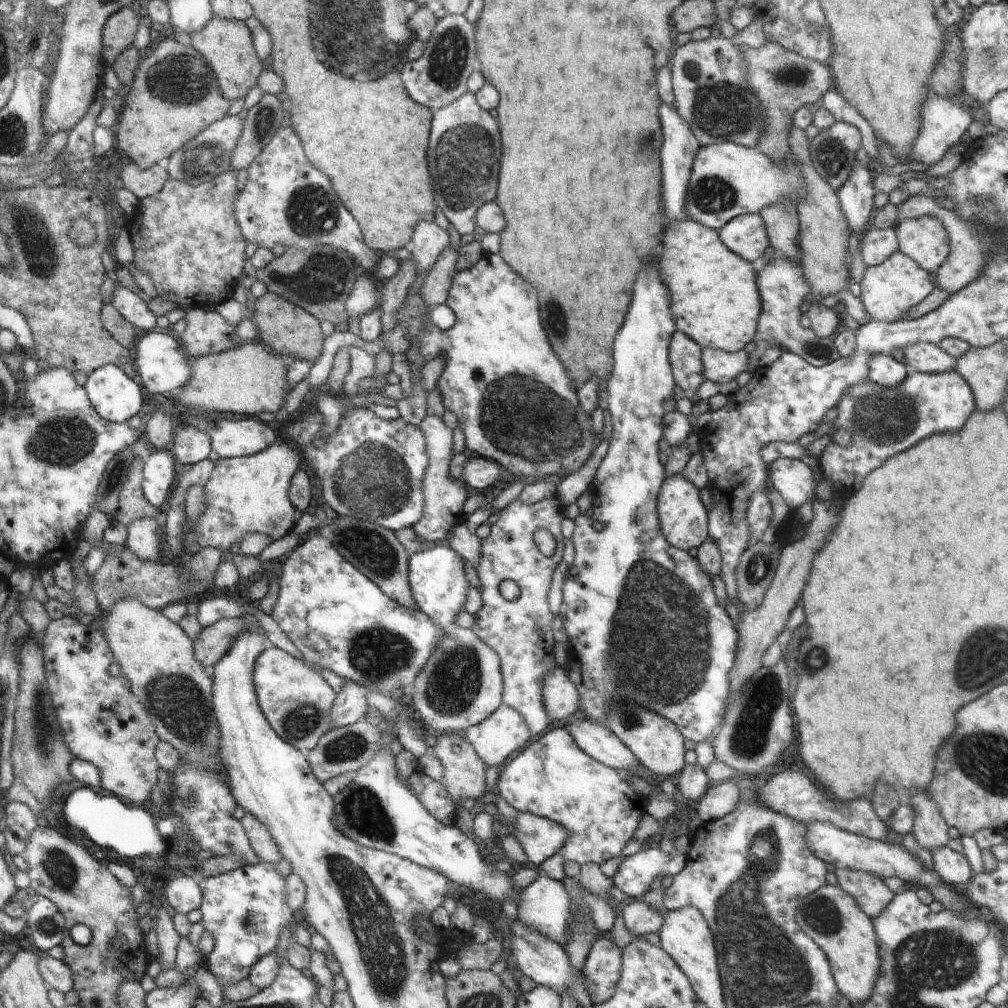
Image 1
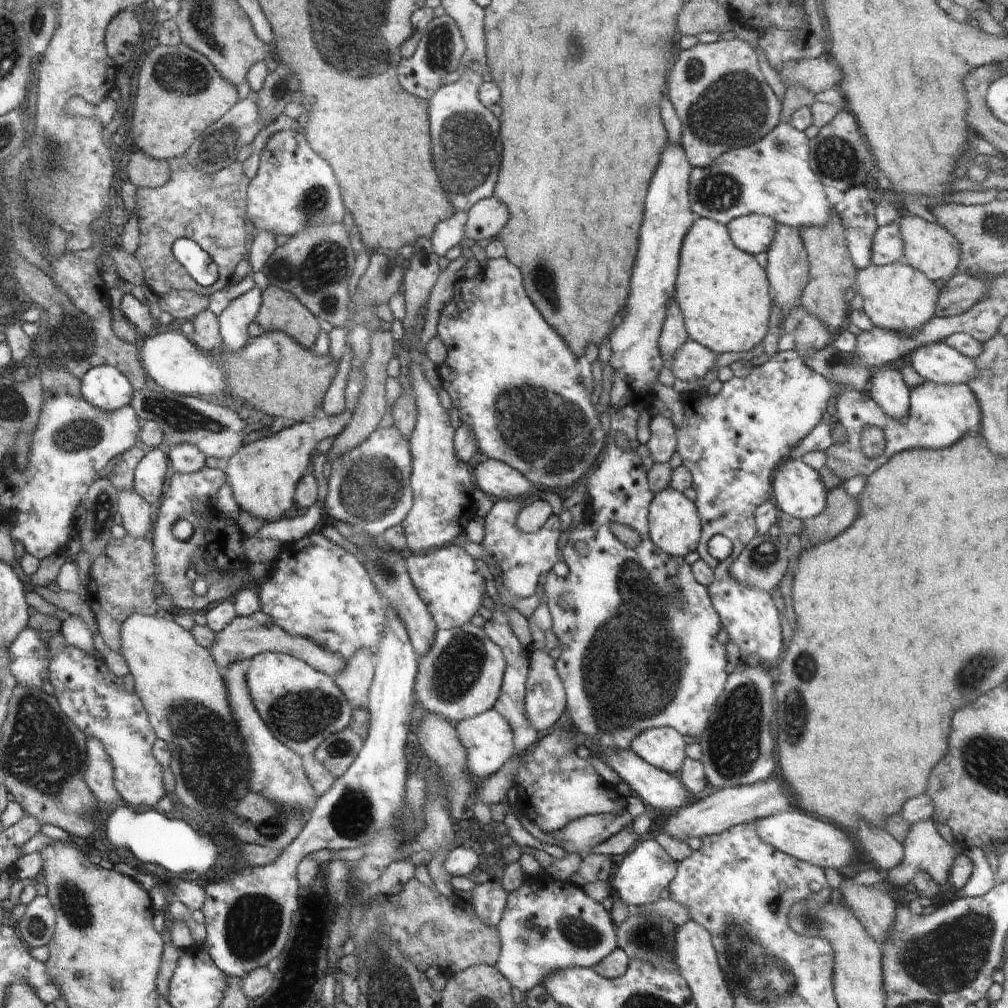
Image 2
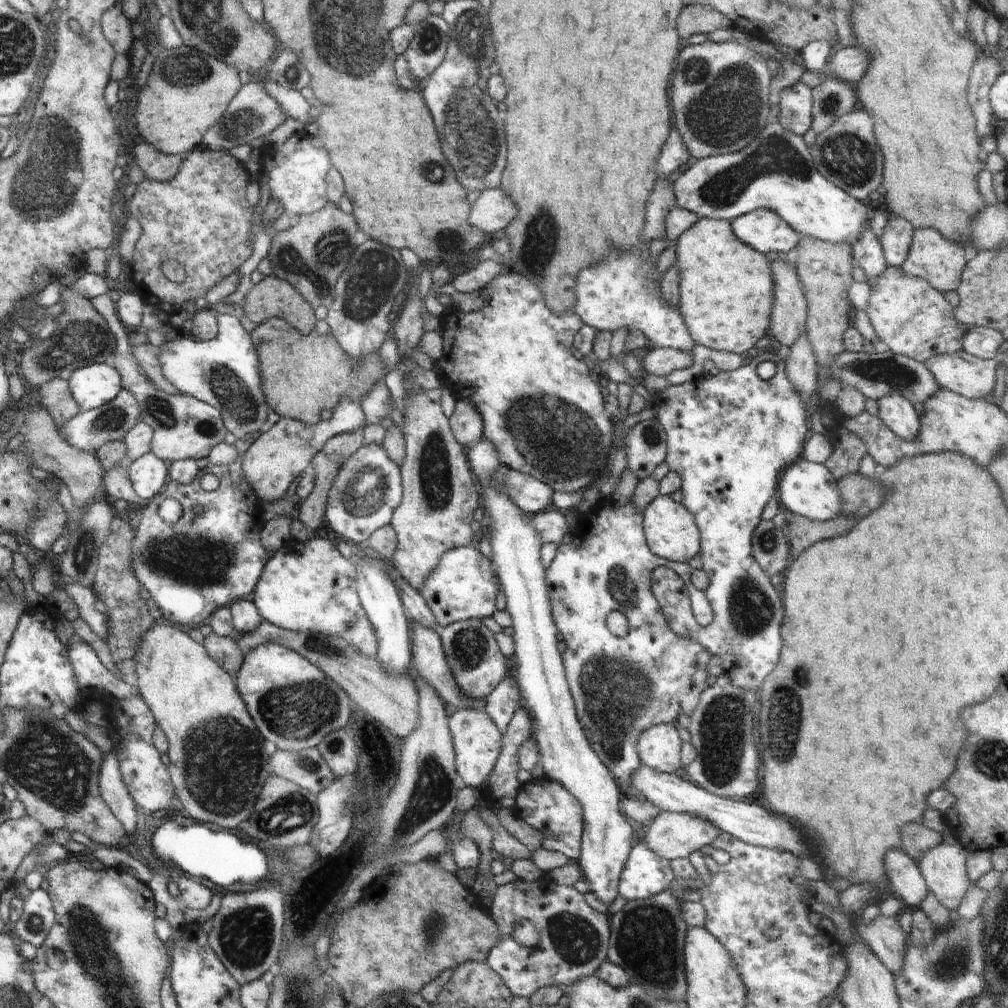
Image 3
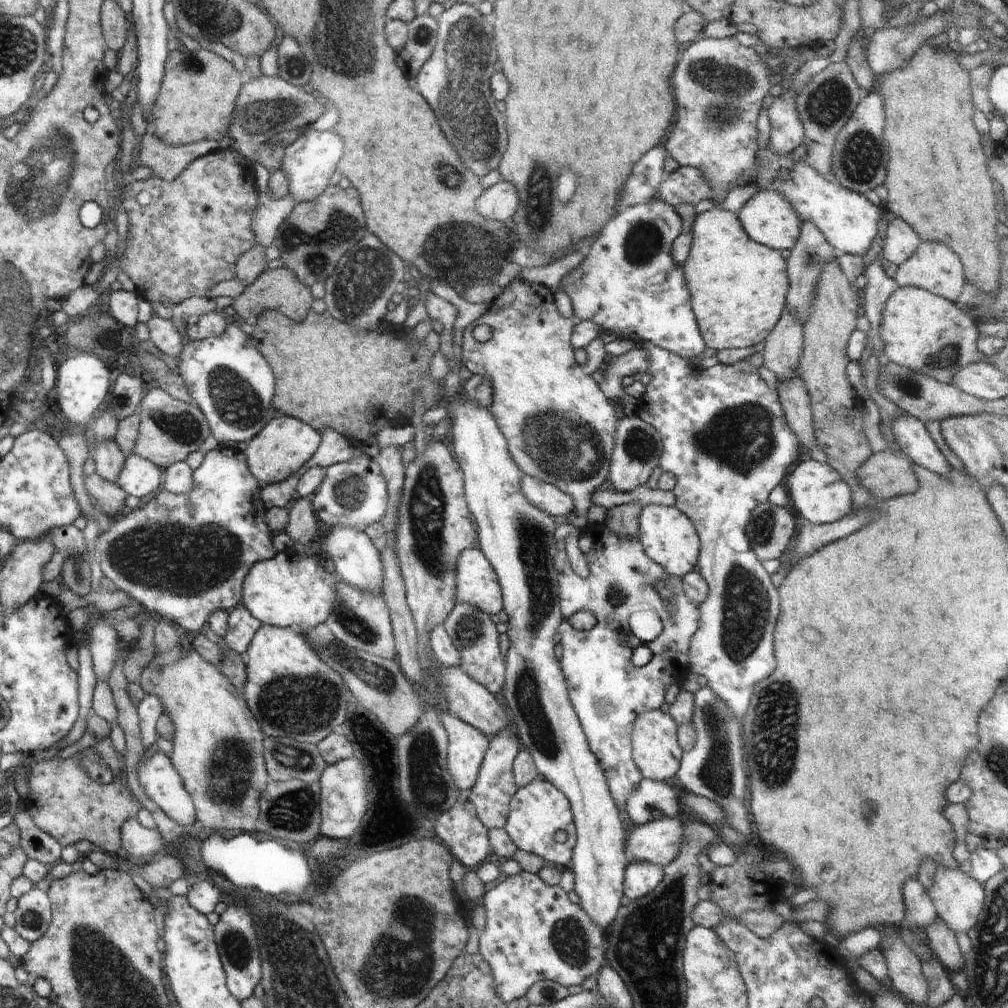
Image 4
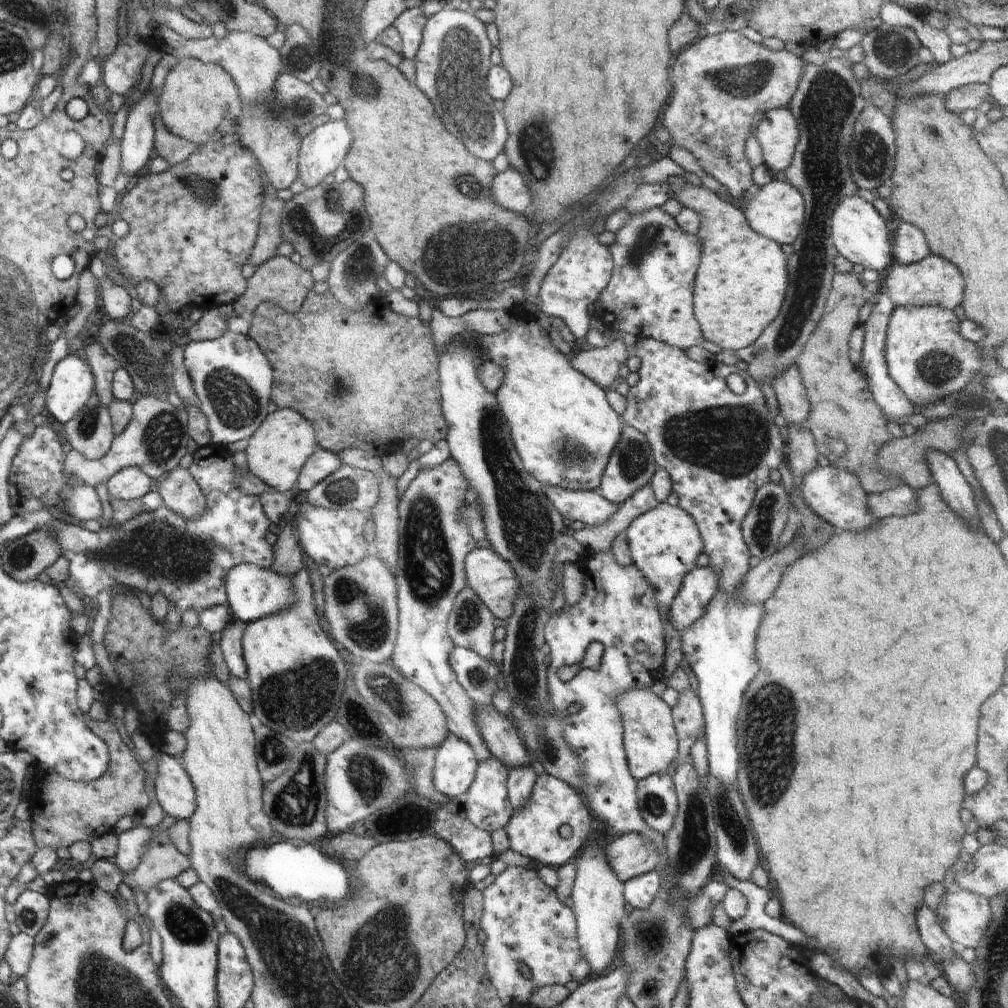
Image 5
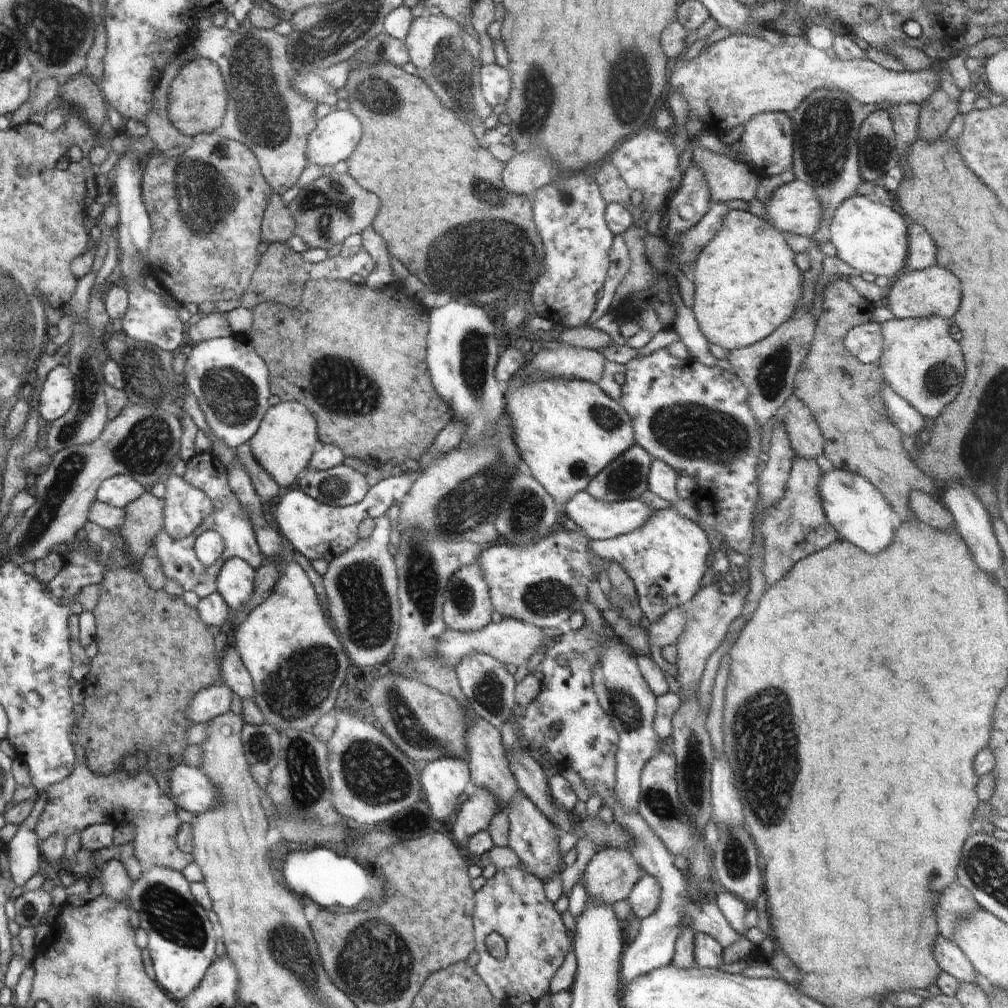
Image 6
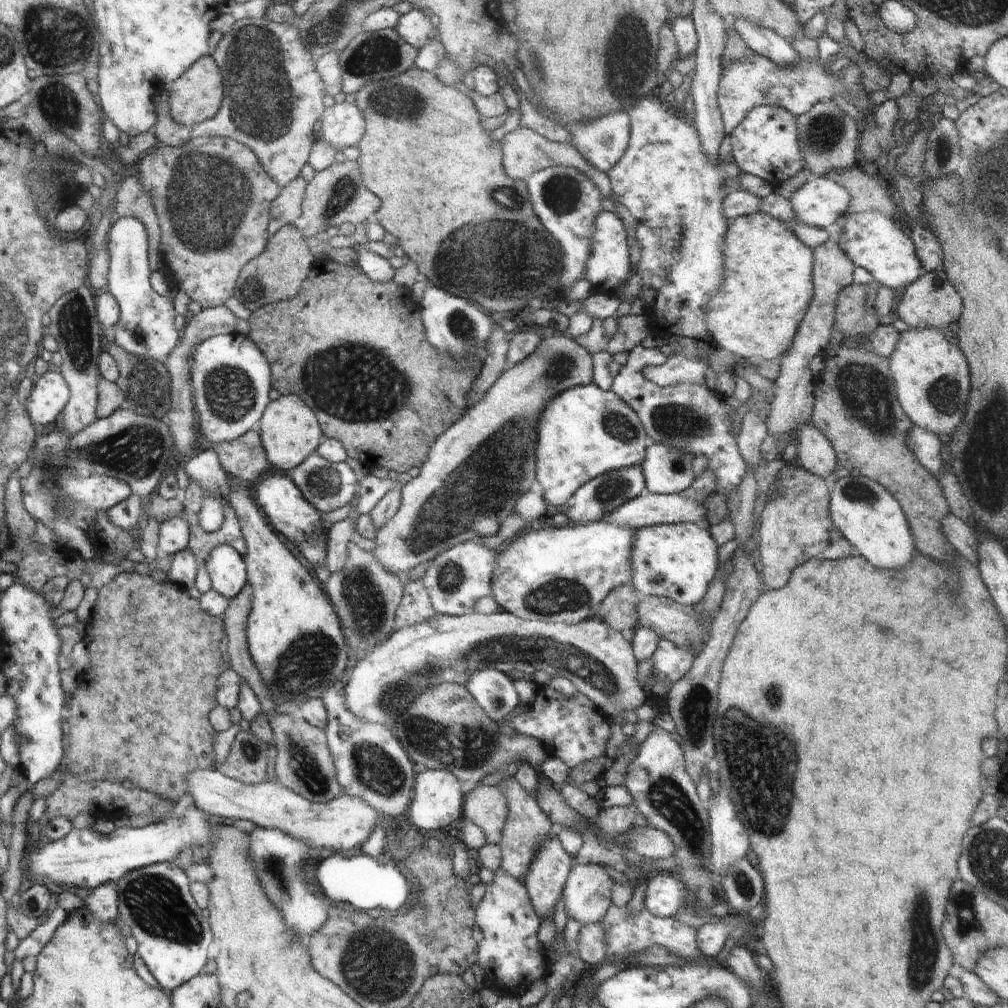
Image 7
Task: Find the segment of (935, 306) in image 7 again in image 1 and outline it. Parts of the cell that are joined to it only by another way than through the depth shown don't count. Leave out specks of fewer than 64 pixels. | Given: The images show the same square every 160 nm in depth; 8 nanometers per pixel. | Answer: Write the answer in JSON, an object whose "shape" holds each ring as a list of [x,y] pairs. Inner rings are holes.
{"shape":[[[937,218],[903,220],[894,229],[899,251],[928,273],[935,272],[949,255],[949,234]]]}

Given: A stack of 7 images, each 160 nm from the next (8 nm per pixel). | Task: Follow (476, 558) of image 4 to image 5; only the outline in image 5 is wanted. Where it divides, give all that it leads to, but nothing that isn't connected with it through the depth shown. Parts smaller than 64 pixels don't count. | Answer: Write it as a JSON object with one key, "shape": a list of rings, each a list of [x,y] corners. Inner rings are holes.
{"shape":[[[483,545],[480,550],[471,550],[466,558],[467,587],[471,587],[488,606],[496,618],[510,618],[513,611],[515,596],[521,591],[519,579],[512,570],[511,564],[493,551],[489,545]]]}

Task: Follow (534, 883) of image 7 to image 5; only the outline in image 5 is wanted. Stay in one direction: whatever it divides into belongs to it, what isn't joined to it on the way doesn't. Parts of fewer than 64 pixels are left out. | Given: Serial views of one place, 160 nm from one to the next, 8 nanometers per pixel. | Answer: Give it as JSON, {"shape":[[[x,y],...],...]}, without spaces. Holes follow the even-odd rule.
{"shape":[[[518,765],[509,769],[507,793],[514,811],[523,809],[527,805],[536,779],[537,775],[530,765]]]}

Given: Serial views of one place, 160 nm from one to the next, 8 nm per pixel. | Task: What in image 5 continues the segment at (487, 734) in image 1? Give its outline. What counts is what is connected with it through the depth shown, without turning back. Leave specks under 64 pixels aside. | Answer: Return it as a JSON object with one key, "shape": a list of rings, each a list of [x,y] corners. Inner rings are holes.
{"shape":[[[448,732],[435,756],[434,784],[450,799],[468,794],[478,772],[479,758],[471,743]]]}

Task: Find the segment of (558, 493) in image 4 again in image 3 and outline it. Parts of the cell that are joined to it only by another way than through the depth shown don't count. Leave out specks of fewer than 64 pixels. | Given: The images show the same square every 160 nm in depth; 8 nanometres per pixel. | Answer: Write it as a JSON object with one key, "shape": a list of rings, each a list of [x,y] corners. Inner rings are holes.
{"shape":[[[511,468],[500,469],[495,482],[525,513],[532,516],[552,506],[554,491],[537,478]]]}

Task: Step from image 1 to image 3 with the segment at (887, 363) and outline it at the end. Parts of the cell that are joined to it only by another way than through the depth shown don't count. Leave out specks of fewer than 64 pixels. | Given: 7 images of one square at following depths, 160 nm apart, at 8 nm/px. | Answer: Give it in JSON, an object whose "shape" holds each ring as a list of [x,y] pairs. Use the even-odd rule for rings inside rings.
{"shape":[[[892,393],[878,402],[879,419],[898,437],[912,440],[919,431],[921,422],[913,404],[901,394]]]}

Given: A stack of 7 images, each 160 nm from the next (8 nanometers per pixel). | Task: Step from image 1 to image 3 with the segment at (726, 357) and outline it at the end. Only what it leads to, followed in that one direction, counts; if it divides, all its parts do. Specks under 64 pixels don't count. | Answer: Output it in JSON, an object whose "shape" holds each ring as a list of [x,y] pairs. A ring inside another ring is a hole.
{"shape":[[[659,347],[648,352],[642,361],[642,366],[645,375],[656,374],[656,376],[666,377],[674,370],[682,370],[692,366],[693,362],[693,354],[690,351]]]}

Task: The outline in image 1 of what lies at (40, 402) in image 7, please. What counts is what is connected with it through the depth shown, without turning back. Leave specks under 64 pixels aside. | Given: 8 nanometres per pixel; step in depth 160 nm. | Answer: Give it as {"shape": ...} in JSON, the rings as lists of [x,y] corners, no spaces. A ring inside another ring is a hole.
{"shape":[[[104,365],[95,370],[94,373],[88,375],[86,383],[86,395],[91,401],[92,406],[96,406],[96,410],[100,410],[100,414],[104,414],[104,419],[113,423],[123,423],[130,420],[134,414],[140,412],[142,404],[142,388],[132,380],[125,371],[114,365]]]}

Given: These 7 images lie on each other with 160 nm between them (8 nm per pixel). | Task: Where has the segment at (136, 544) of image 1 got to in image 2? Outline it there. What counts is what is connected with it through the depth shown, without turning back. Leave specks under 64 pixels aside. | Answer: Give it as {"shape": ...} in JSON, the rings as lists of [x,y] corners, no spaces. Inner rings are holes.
{"shape":[[[134,490],[118,492],[116,498],[121,526],[132,538],[145,538],[152,533],[154,508],[148,505]]]}

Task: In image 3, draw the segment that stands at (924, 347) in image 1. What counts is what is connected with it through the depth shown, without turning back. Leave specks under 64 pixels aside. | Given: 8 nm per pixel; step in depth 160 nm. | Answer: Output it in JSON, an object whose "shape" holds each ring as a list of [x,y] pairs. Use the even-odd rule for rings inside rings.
{"shape":[[[966,351],[946,353],[925,363],[938,386],[969,399],[992,395],[996,384],[995,359],[981,359]]]}

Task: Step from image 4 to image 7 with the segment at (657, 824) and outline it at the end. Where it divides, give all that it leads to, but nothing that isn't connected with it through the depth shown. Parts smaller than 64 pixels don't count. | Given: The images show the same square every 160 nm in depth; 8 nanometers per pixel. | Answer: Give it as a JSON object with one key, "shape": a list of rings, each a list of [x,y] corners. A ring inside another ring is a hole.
{"shape":[[[580,864],[572,868],[562,890],[562,903],[568,920],[576,920],[581,926],[598,923],[610,908],[611,892],[615,882],[598,864]]]}

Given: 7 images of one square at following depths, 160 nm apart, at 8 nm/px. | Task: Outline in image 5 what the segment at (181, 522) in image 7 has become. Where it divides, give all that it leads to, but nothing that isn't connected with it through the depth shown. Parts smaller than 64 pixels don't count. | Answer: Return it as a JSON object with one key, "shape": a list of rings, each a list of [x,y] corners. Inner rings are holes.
{"shape":[[[177,467],[158,483],[164,506],[188,520],[196,519],[207,509],[207,499],[186,468]]]}

